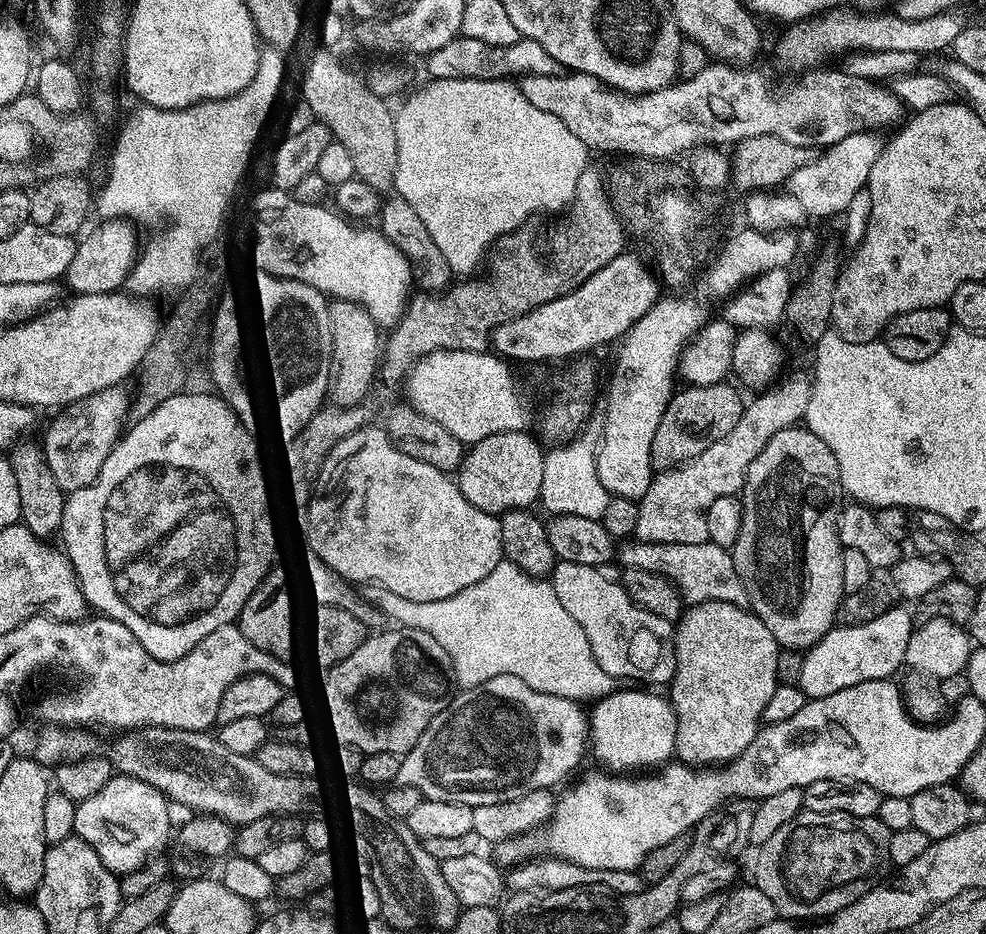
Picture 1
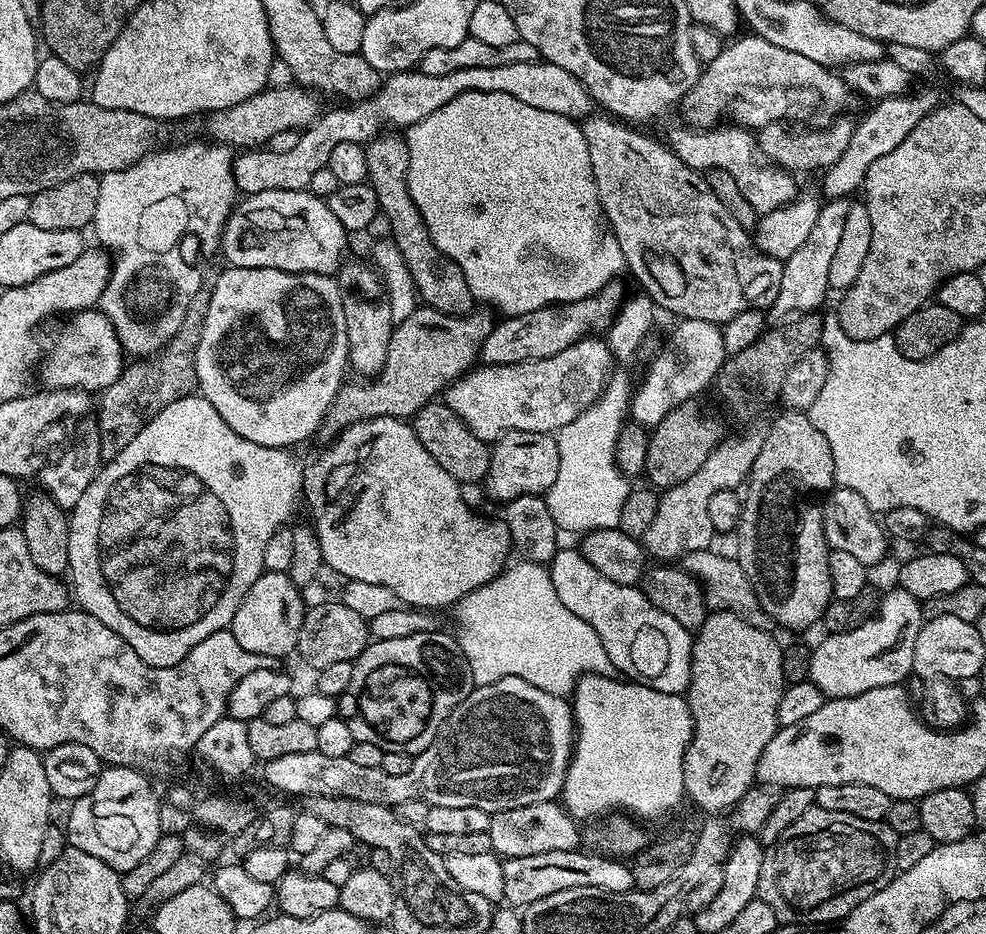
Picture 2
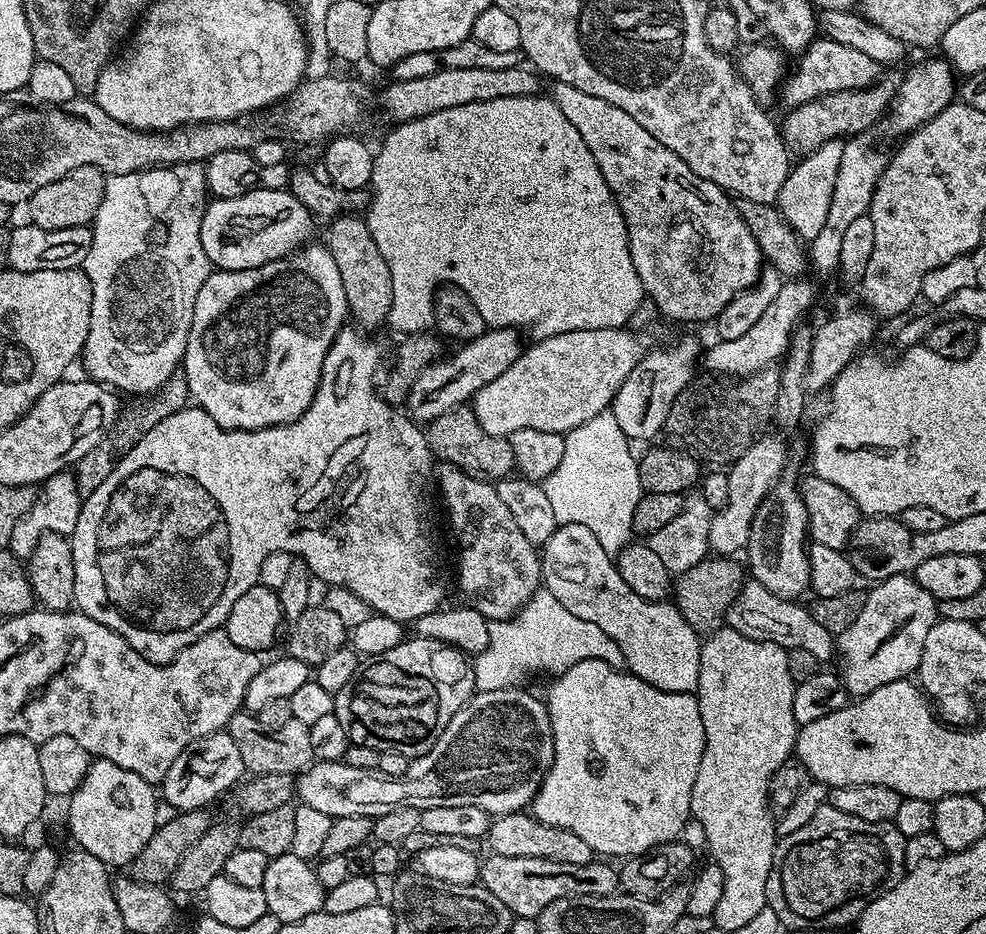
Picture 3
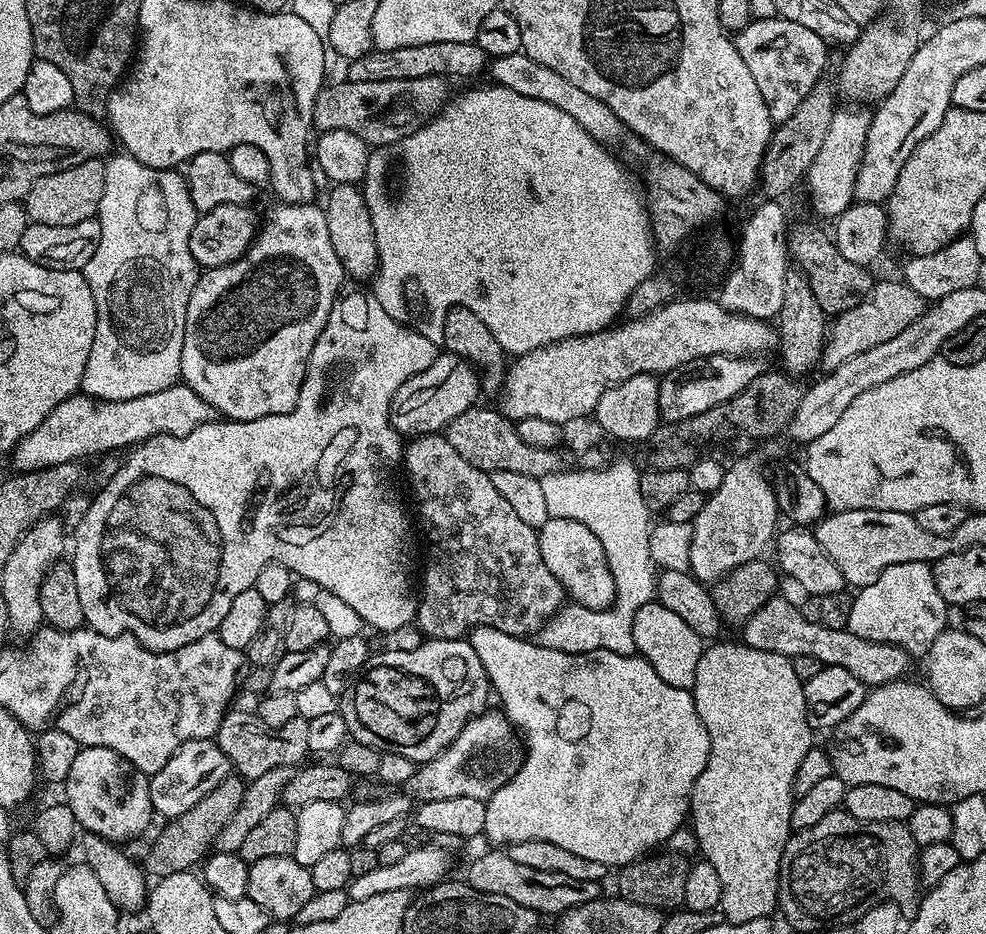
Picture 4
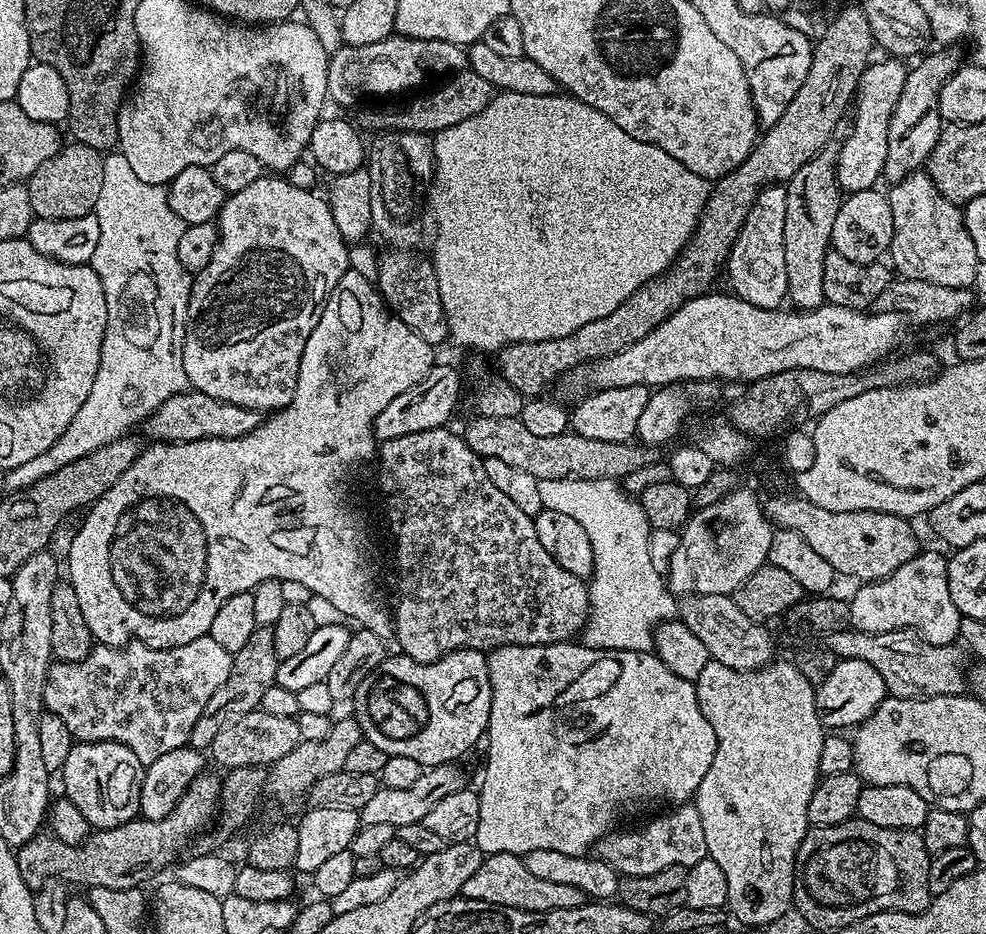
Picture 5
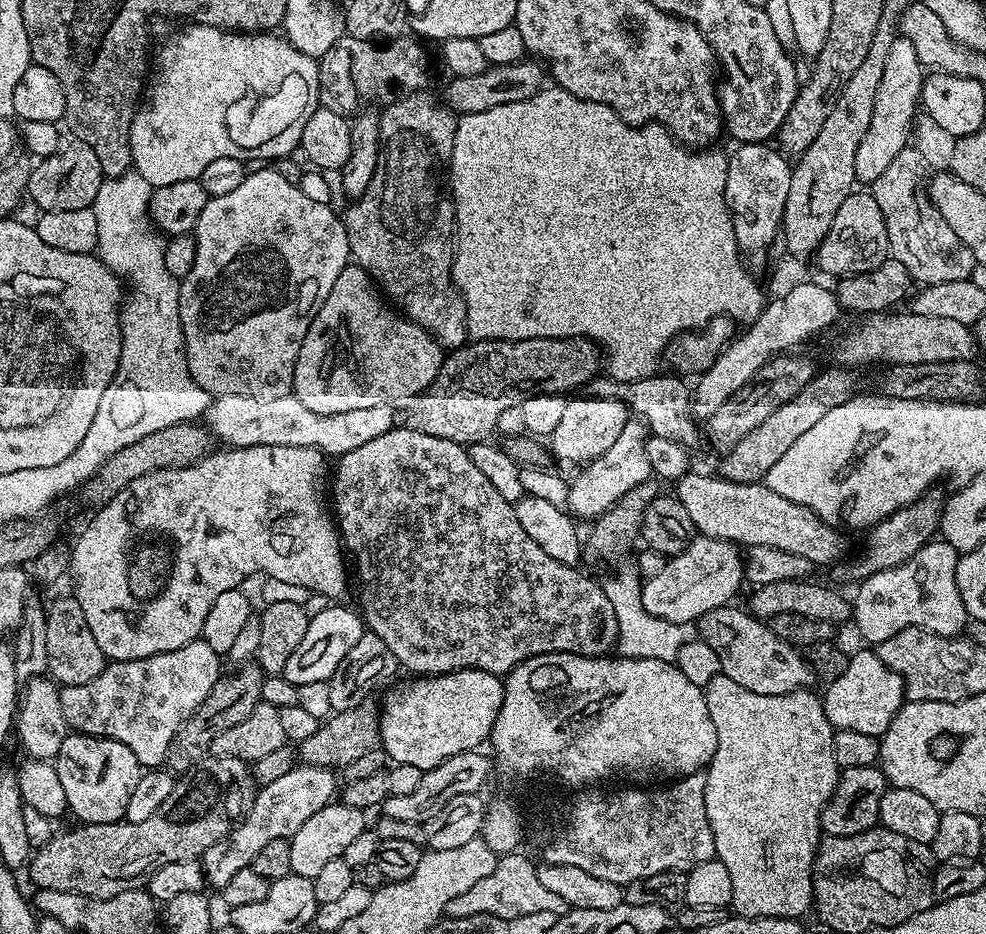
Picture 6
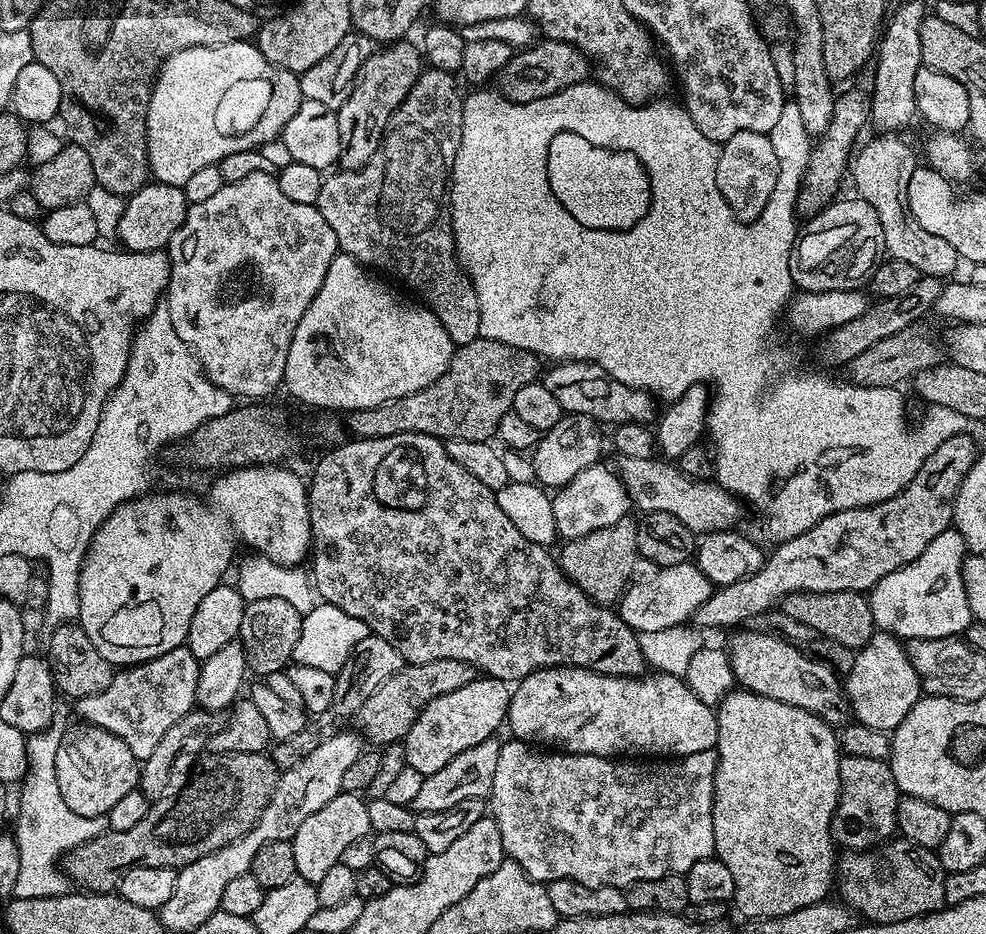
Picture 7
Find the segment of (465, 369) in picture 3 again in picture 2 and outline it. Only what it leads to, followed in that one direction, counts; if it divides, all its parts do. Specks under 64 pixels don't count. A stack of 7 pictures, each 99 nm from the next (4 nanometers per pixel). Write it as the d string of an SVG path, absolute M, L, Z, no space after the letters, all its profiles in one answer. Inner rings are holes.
M620 282L606 285L601 292L588 296L585 300L576 300L573 304L562 304L539 308L521 316L509 316L493 323L490 338L480 348L479 359L485 365L517 364L527 360L550 358L579 340L593 334L607 333L626 300L626 293Z

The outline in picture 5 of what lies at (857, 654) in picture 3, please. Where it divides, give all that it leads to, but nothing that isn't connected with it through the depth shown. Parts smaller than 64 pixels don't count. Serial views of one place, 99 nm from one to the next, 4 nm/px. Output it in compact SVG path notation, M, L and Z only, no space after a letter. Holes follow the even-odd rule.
M921 550L906 562L906 566L898 566L894 574L861 583L857 588L860 589L850 596L851 627L855 631L889 632L911 628L934 646L957 643L961 614L950 598L945 553Z

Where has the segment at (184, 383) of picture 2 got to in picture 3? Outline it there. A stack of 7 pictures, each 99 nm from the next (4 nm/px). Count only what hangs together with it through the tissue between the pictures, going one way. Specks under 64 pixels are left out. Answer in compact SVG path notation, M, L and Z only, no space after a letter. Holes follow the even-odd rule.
M177 374L172 376L161 389L157 389L152 395L141 397L137 406L125 405L121 409L120 415L116 417L114 428L105 436L104 442L90 450L75 465L74 475L78 482L81 497L92 494L110 476L110 471L133 445L137 444L146 433L149 433L158 422L162 422L163 418L187 407L190 399L188 384L185 382L184 376Z

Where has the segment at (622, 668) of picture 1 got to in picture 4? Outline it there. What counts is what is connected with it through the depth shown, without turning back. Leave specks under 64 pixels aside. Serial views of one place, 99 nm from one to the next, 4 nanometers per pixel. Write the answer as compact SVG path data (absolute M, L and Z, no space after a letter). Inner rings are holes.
M549 516L538 533L542 559L550 573L561 583L567 599L590 610L611 608L613 600L616 599L616 587L611 578L602 542L595 536L594 531L574 518ZM658 602L642 606L638 614L634 614L632 633L636 652L654 670L658 670L658 678L662 678L662 682L670 682L670 686L689 690L694 686L694 678L698 674L698 658L704 653L705 645L702 637L690 630L690 626L686 626L686 622L682 622L674 610L666 610L666 606Z

